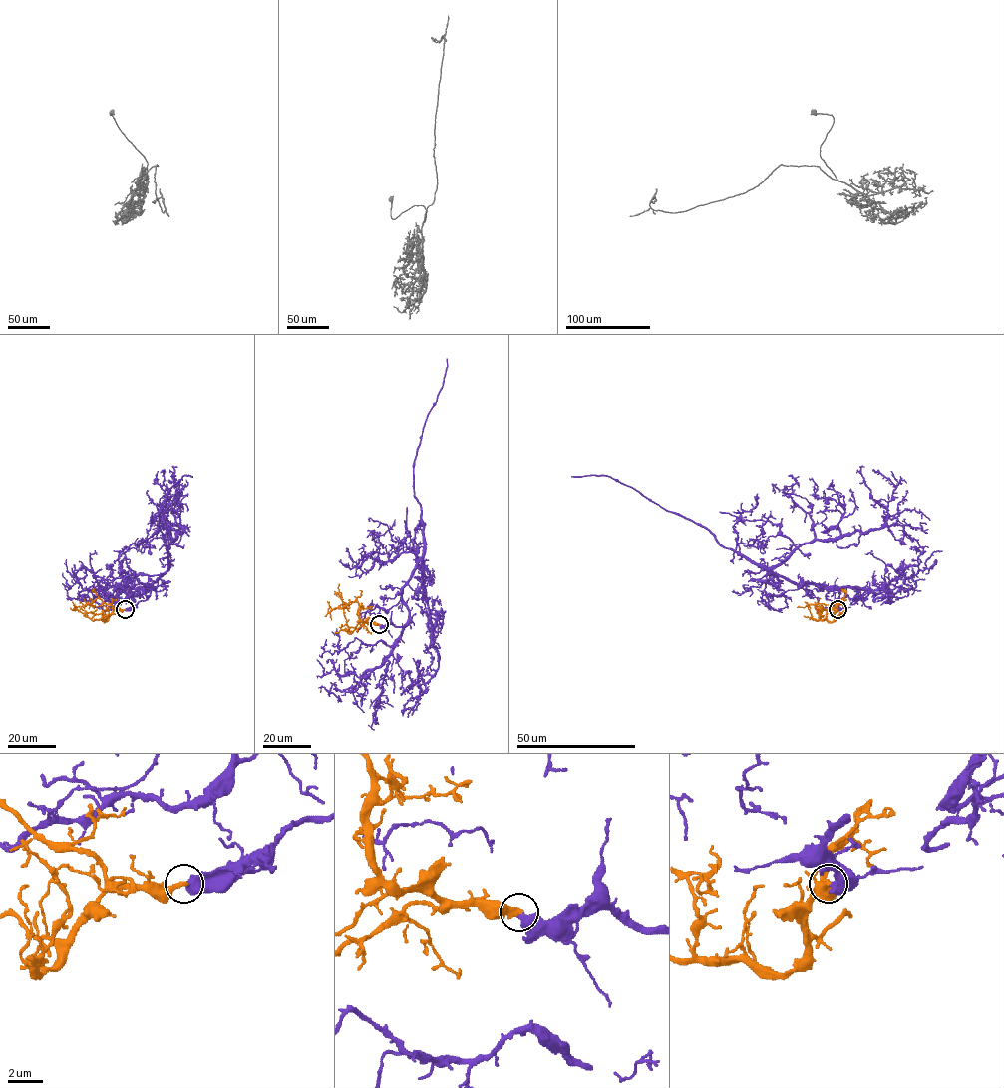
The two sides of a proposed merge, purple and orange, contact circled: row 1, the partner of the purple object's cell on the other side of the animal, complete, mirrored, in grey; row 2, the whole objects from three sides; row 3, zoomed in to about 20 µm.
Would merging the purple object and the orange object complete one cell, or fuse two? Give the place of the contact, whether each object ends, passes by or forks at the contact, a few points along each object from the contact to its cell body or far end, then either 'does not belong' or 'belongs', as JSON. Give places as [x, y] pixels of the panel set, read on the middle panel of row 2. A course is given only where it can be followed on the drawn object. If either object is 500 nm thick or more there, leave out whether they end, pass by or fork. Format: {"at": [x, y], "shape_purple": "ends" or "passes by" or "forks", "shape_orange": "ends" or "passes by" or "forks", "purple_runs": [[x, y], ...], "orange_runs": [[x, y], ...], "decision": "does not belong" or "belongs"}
{"at": [379, 624], "shape_purple": "ends", "shape_orange": "ends", "purple_runs": [[379, 624], [407, 623], [402, 586], [424, 547], [414, 463], [443, 384], [446, 358]], "orange_runs": [[379, 624], [364, 623], [353, 631], [349, 629], [338, 593], [339, 583]], "decision": "belongs"}

